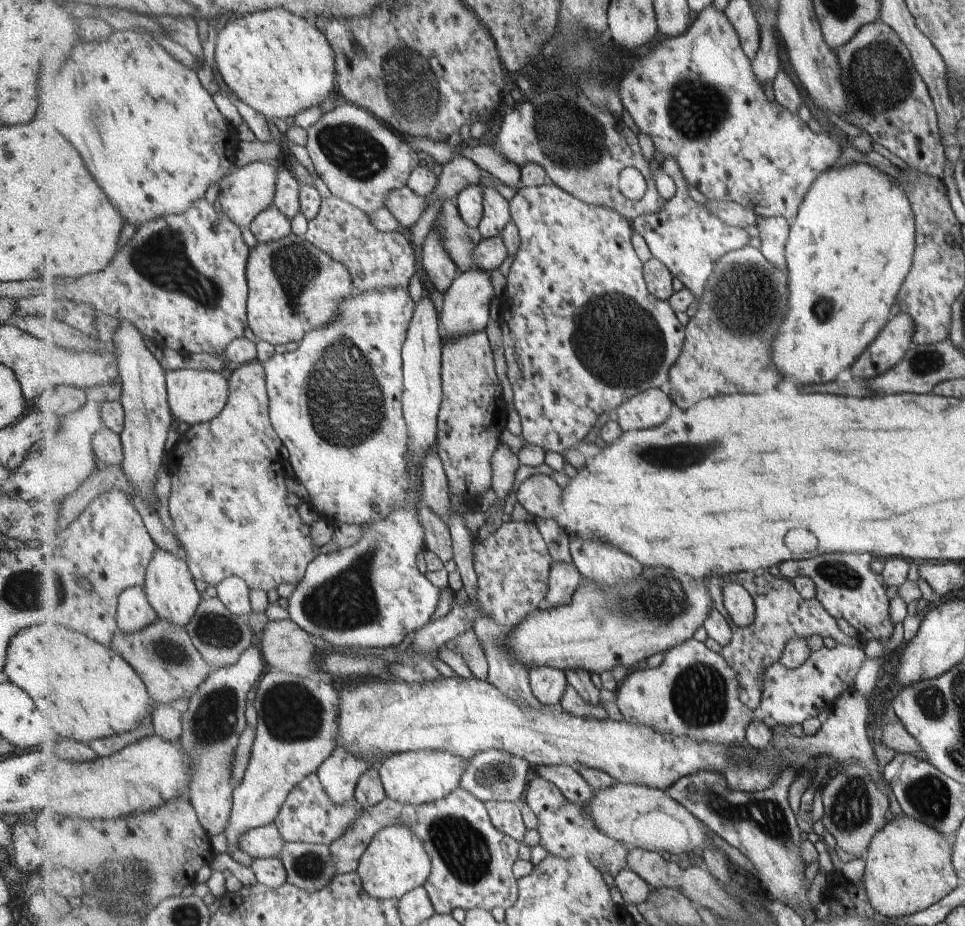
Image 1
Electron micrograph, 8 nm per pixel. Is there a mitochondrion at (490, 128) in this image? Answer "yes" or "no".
no

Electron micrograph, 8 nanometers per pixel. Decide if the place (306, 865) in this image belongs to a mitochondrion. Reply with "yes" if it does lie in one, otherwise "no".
yes

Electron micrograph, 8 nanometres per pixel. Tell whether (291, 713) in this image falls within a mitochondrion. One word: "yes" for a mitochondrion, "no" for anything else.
yes

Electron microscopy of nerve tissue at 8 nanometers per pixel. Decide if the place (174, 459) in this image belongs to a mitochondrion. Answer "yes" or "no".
no

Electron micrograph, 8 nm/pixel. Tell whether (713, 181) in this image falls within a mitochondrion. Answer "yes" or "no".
no

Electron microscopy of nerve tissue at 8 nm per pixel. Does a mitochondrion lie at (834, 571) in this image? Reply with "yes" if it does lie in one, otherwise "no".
yes

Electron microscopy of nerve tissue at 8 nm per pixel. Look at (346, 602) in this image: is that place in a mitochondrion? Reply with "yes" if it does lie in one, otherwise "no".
yes

